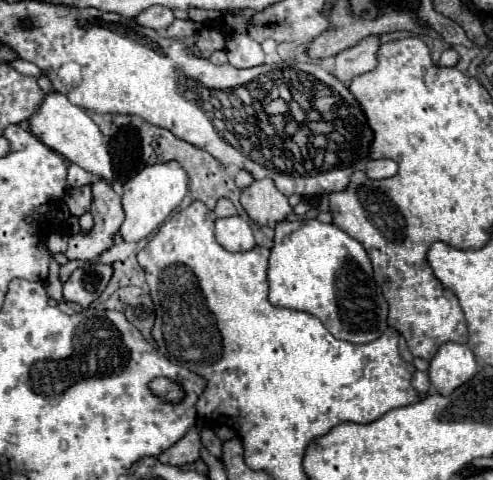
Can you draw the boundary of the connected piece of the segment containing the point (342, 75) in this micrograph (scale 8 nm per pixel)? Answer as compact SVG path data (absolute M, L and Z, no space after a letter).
M367 36L359 44L343 50L341 54L335 56L333 74L339 80L349 82L351 78L373 70L377 66L377 50L379 50L379 46L381 46L379 36Z

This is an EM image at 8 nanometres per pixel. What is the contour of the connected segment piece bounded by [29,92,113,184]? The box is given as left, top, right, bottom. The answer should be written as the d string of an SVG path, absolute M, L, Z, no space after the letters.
M51 92L45 96L41 110L31 116L31 132L49 148L53 148L55 152L59 152L63 158L67 158L69 162L85 168L87 172L91 172L97 178L107 180L109 184L113 182L113 166L111 166L111 156L109 156L109 146L99 130L99 126L89 118L89 114L71 104L67 100L67 96L59 94L59 92Z

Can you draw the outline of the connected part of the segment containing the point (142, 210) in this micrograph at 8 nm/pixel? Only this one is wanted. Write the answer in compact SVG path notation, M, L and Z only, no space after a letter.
M177 160L145 166L135 178L131 178L123 186L123 210L125 210L125 222L121 224L123 240L139 242L141 238L147 238L181 204L187 192L189 192L189 176Z

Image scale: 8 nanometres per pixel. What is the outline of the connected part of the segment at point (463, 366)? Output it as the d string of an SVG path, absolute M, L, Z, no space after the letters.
M447 342L439 346L429 366L429 378L433 388L441 396L449 396L455 388L471 380L477 372L477 362L469 346Z

